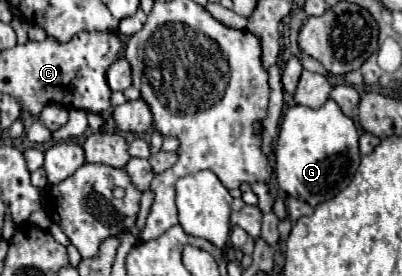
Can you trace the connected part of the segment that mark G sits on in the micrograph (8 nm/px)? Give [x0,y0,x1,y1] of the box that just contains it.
[275,100,359,206]

